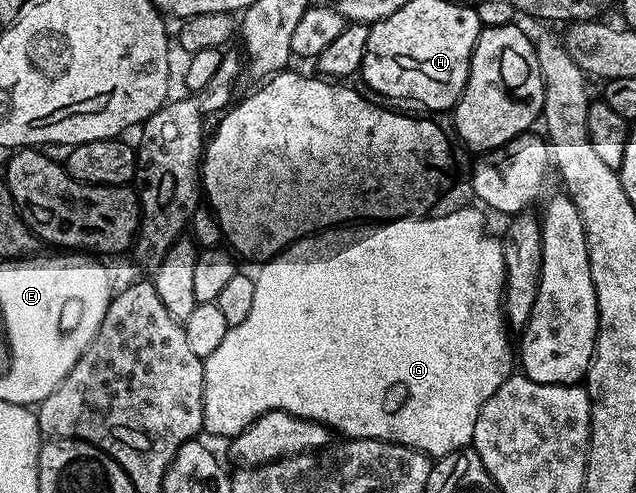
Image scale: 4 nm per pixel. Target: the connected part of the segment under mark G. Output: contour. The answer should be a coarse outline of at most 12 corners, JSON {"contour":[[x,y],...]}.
{"contour":[[485,211],[255,275],[204,430],[271,410],[436,460],[514,373]]}

